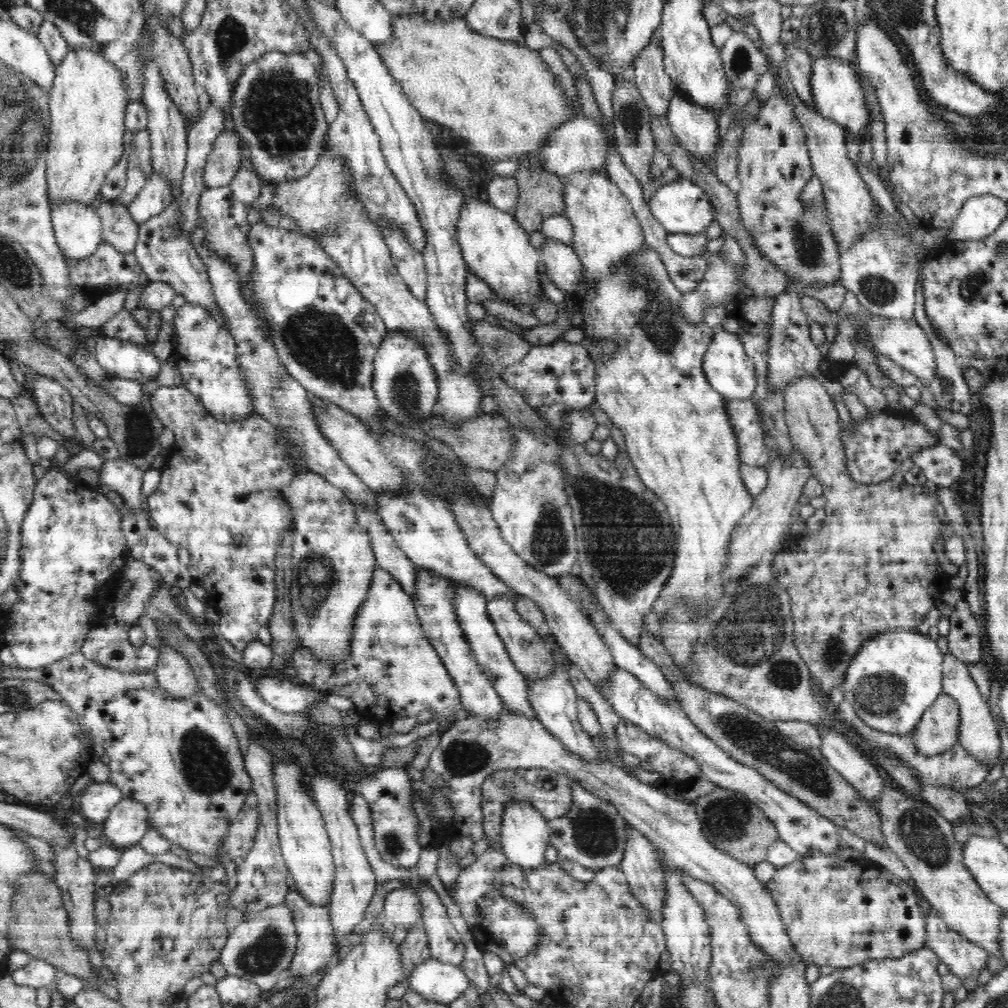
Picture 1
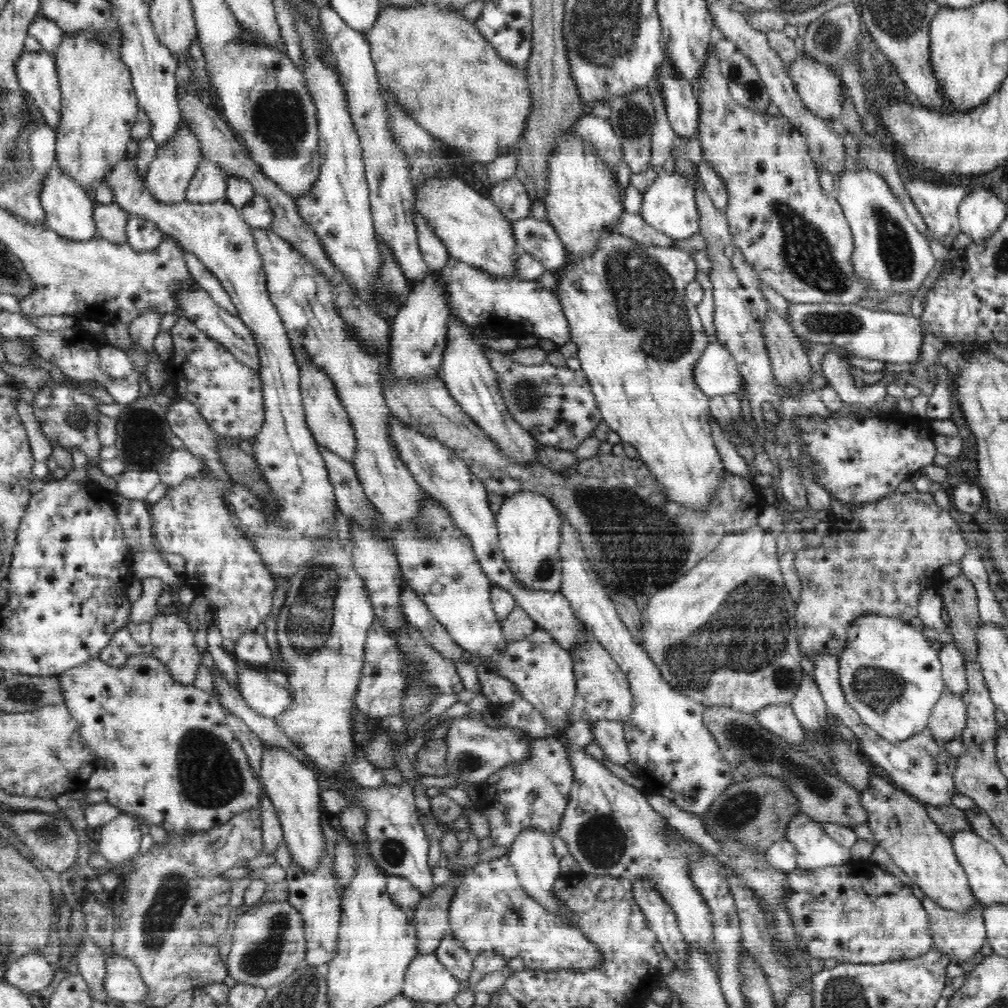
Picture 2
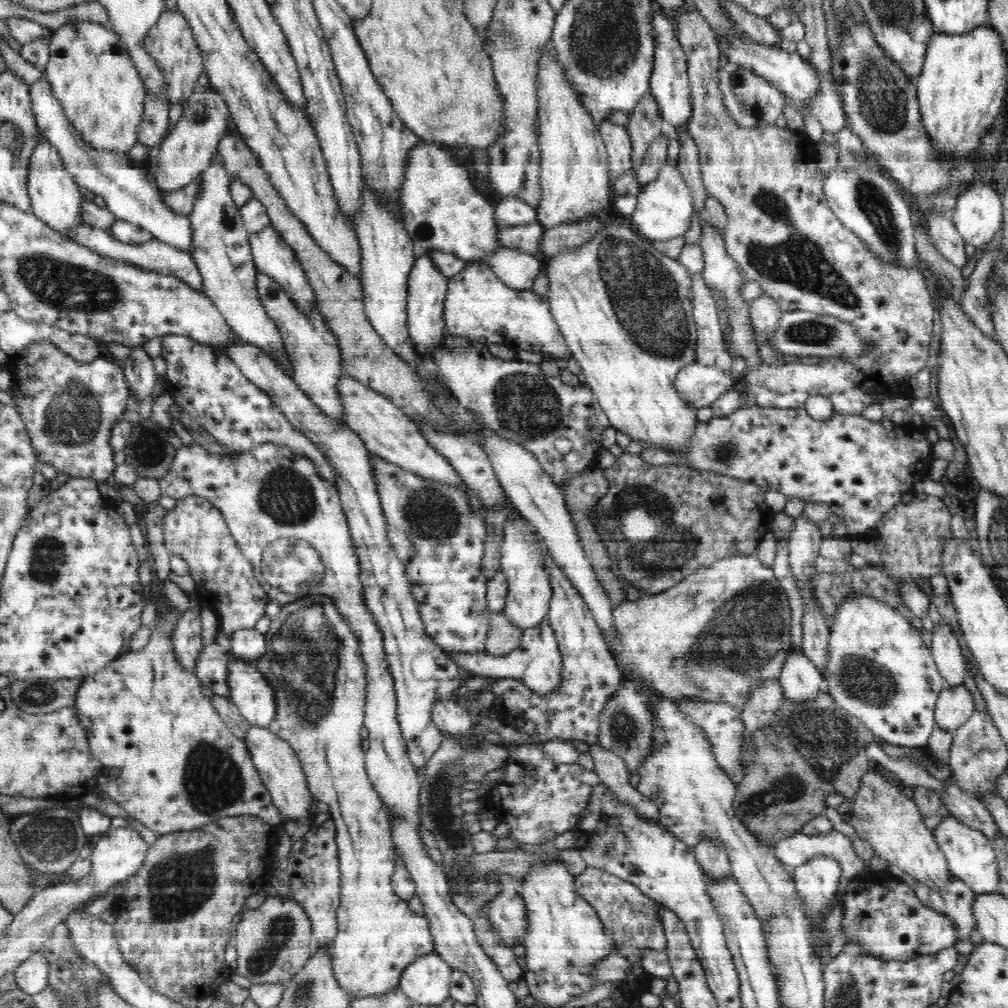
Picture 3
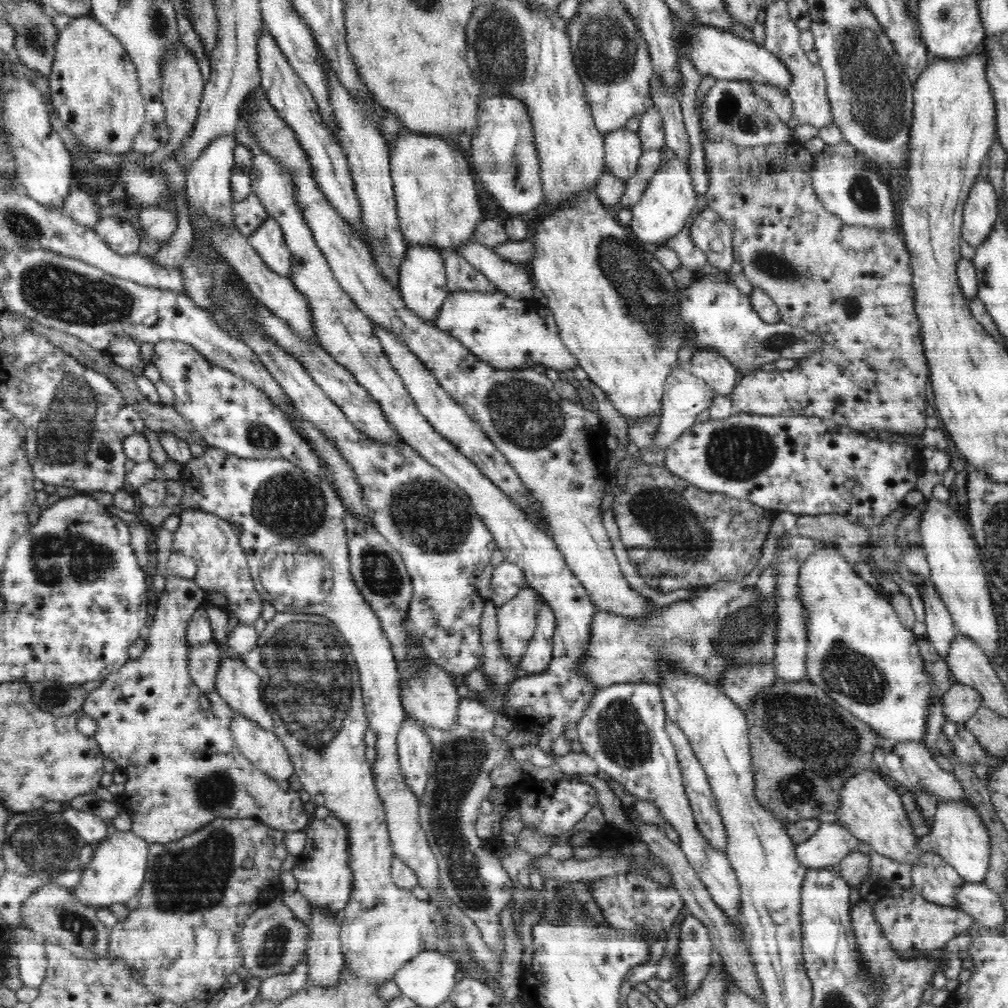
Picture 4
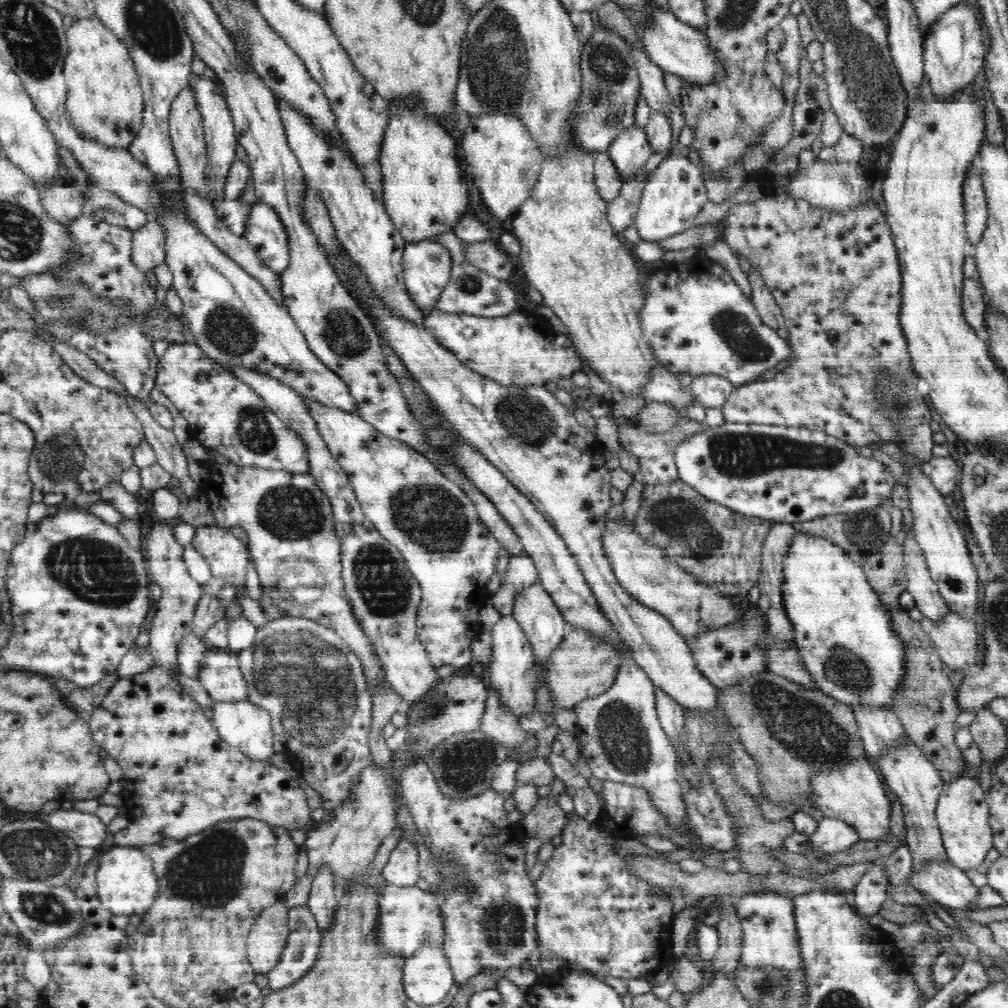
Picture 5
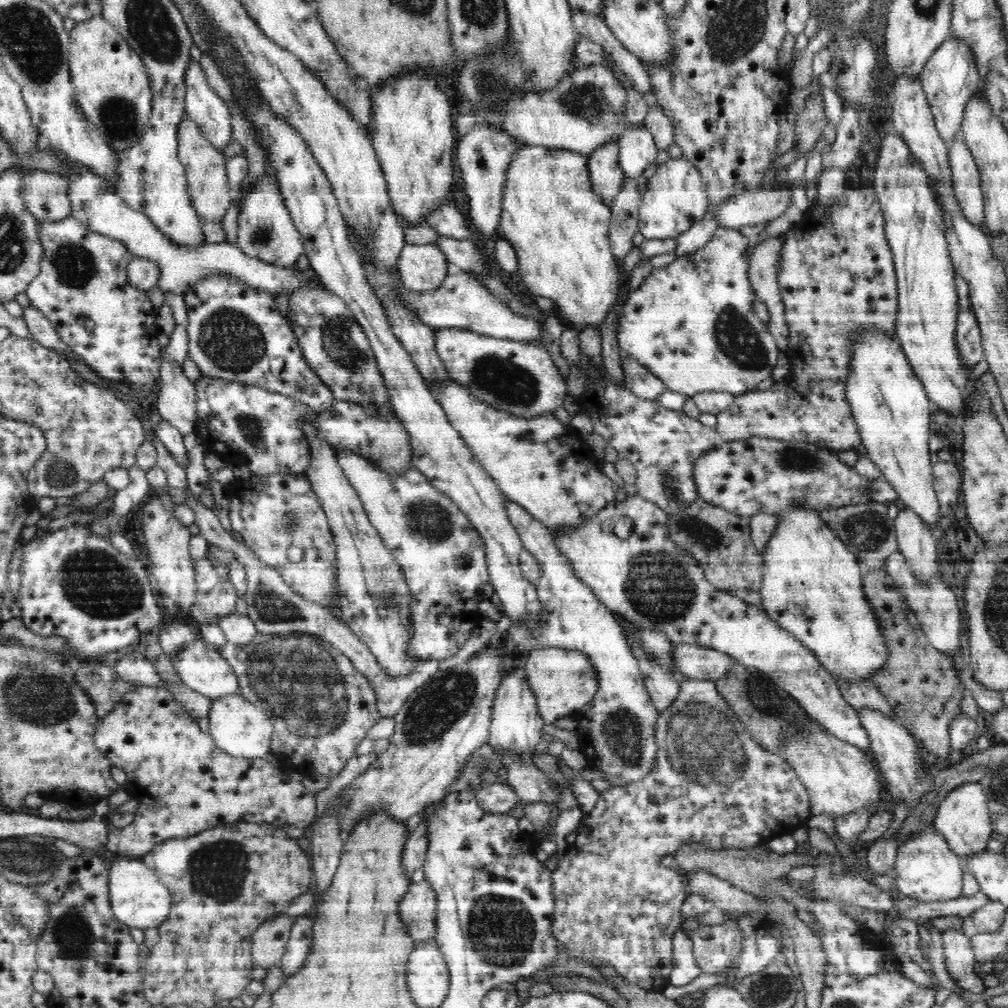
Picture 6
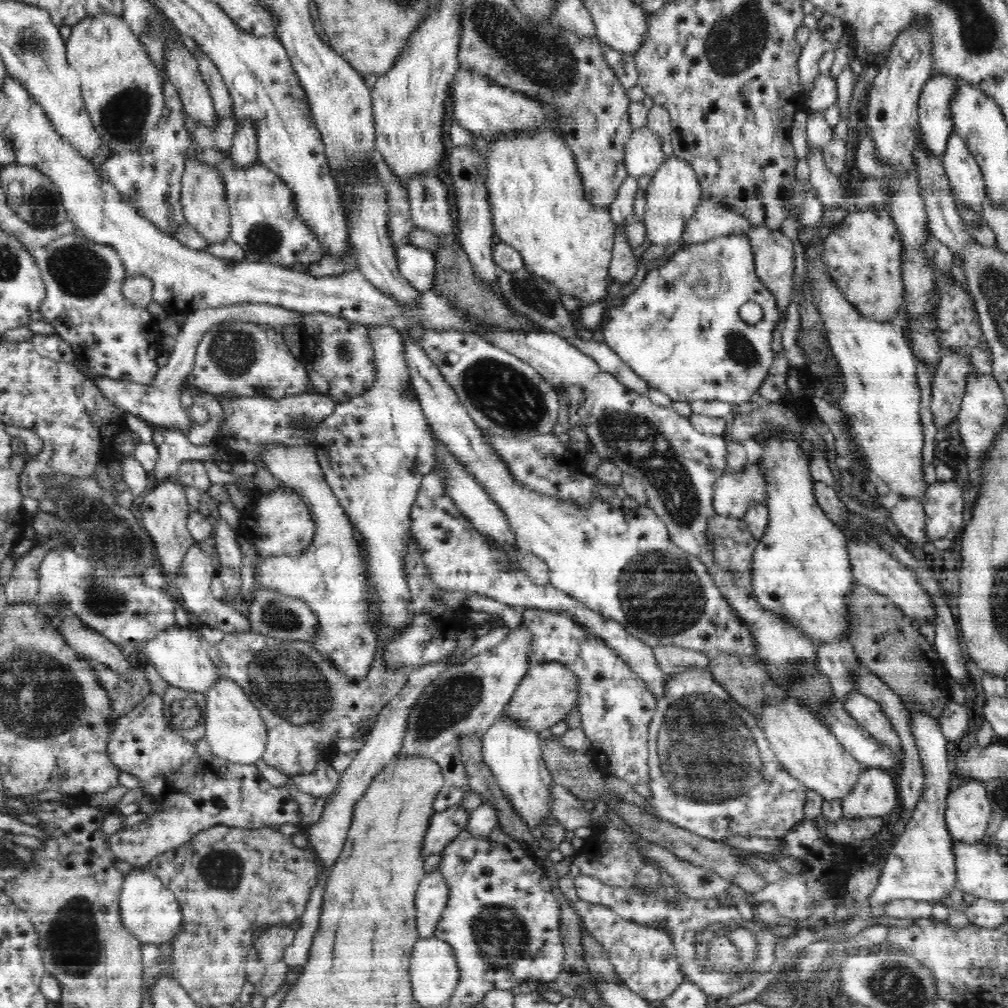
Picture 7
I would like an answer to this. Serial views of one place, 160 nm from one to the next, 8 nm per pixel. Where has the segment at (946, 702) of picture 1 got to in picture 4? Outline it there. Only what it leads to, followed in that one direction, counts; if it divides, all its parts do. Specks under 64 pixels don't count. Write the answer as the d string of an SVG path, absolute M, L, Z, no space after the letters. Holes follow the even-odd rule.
M957 682L942 697L942 713L948 722L966 723L982 704L980 693L971 686Z

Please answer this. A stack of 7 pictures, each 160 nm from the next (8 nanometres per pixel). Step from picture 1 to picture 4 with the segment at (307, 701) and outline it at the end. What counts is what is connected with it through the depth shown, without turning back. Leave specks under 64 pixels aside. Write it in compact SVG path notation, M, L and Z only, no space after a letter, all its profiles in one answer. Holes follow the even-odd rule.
M222 656L214 684L216 692L236 713L252 718L260 727L273 732L273 719L261 699L260 683L260 675L246 667L242 659Z

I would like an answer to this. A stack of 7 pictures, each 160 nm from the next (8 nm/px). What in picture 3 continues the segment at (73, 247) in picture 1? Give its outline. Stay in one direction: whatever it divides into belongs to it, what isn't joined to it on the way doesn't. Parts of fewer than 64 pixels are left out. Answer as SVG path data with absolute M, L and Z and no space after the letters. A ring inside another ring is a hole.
M46 139L37 142L29 161L28 194L32 203L31 212L43 220L50 228L60 235L72 233L76 224L82 223L82 194L74 178L64 167L58 150Z

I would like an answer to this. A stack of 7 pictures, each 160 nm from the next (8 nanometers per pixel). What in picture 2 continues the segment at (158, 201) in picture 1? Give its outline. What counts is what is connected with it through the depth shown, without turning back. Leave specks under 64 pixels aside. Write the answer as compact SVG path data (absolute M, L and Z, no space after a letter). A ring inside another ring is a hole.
M182 122L181 128L177 130L176 137L173 137L172 141L159 148L155 160L148 168L148 173L145 177L148 192L156 200L163 201L164 204L184 201L188 186L196 174L199 164L204 159L203 151L200 149L199 138L194 137L188 126Z

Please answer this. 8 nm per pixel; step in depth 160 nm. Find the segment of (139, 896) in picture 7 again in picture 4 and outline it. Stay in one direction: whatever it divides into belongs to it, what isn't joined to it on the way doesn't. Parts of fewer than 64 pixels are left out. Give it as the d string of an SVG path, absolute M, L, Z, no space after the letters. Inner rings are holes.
M116 831L110 838L100 841L92 860L82 868L82 878L78 886L72 888L72 896L86 906L109 907L116 902L125 904L134 894L139 894L147 871L148 853L149 842L134 831Z

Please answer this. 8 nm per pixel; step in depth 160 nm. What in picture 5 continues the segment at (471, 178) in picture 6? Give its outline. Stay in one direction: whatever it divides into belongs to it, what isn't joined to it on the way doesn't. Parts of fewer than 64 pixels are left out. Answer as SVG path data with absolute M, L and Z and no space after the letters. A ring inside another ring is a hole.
M492 112L490 115L475 116L470 127L470 132L465 129L462 156L466 156L466 162L472 168L472 180L480 190L484 204L496 218L506 220L516 208L520 208L520 204L524 204L524 200L528 200L529 193L537 184L542 154L523 120L516 115Z

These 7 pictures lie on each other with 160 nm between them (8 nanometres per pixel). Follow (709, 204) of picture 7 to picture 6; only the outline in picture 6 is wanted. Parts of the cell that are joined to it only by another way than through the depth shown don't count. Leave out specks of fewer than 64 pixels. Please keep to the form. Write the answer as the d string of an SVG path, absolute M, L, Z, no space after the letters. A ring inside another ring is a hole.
M792 187L780 189L760 189L759 191L744 191L740 196L729 198L724 203L711 205L708 214L716 219L718 227L737 230L741 226L754 226L778 218L792 206Z

